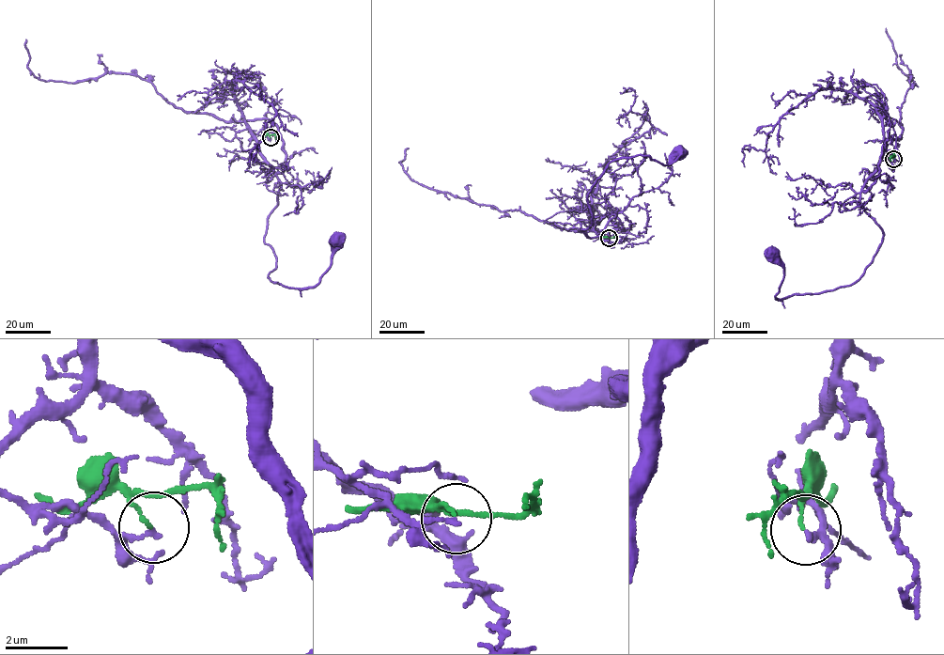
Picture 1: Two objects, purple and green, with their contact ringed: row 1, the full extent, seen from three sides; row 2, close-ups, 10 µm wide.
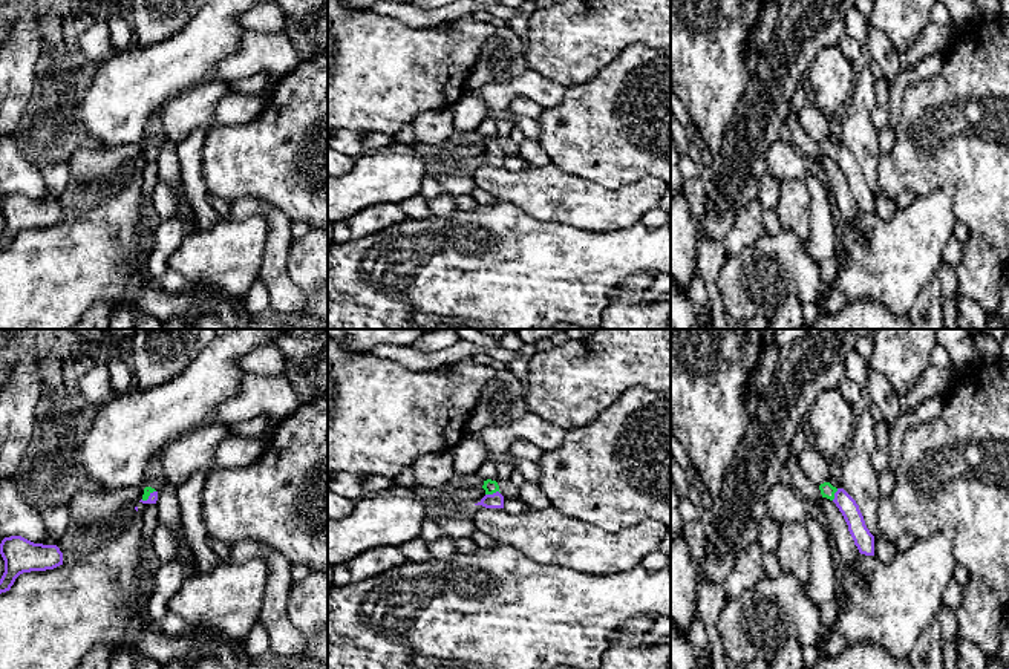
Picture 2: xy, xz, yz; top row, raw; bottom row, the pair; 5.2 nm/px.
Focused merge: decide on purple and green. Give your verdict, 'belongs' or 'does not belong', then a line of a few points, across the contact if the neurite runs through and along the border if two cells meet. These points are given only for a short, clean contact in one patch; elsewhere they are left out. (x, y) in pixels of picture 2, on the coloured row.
belongs; line xz (496, 499), (493, 493), (490, 487)

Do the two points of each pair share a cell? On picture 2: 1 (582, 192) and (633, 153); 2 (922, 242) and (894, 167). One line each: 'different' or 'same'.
1: different
2: different

